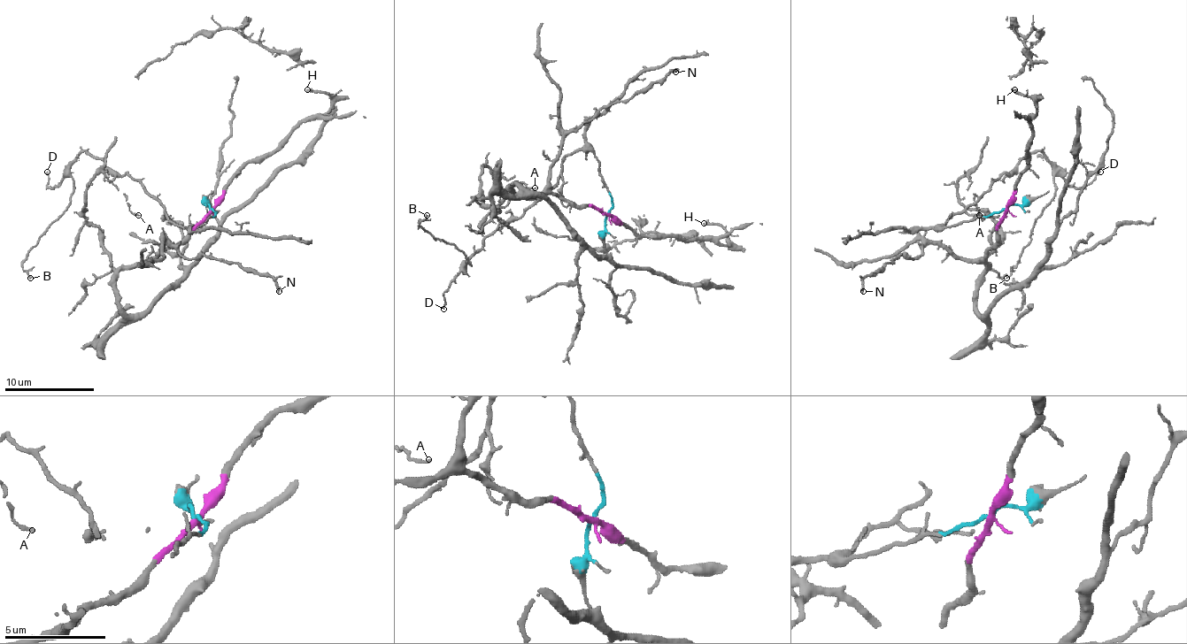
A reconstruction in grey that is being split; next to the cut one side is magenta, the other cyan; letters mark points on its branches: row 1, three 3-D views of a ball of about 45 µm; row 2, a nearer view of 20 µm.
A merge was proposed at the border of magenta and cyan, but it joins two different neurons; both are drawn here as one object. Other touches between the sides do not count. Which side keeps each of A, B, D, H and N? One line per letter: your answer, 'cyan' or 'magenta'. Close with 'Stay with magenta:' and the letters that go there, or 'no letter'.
A: magenta
B: cyan
D: cyan
H: magenta
N: magenta
Stay with magenta: A, H, N

